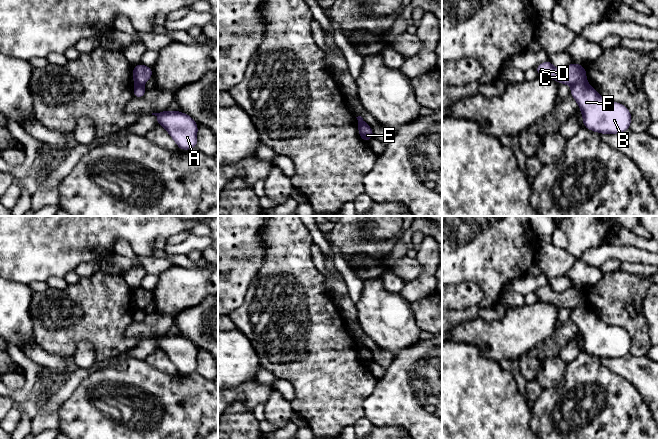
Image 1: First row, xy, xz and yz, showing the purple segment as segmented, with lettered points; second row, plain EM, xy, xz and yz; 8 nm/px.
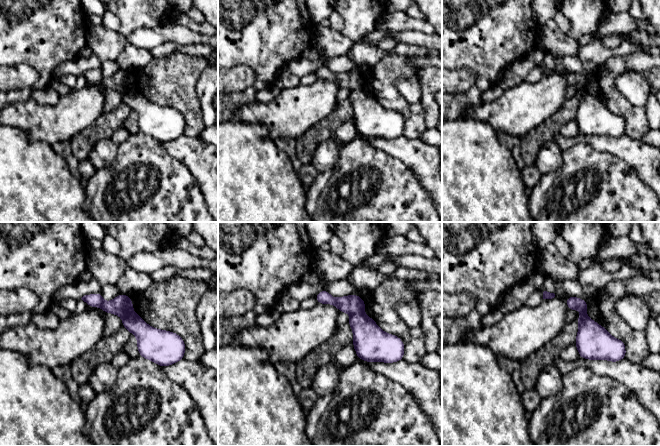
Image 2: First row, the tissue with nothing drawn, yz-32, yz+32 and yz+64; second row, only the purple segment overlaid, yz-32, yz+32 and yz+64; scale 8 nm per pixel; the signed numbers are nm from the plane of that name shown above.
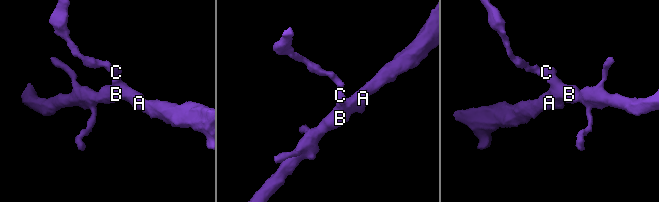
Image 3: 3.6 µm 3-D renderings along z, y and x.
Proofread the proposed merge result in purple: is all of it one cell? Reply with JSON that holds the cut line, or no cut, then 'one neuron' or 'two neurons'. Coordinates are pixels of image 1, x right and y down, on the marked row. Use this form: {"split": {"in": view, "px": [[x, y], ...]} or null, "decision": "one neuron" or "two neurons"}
{"split": {"in": "yz", "px": [[585, 80], [579, 81], [572, 86]]}, "decision": "two neurons"}

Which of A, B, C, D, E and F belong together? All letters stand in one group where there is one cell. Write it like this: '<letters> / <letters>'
A B E F / C D

